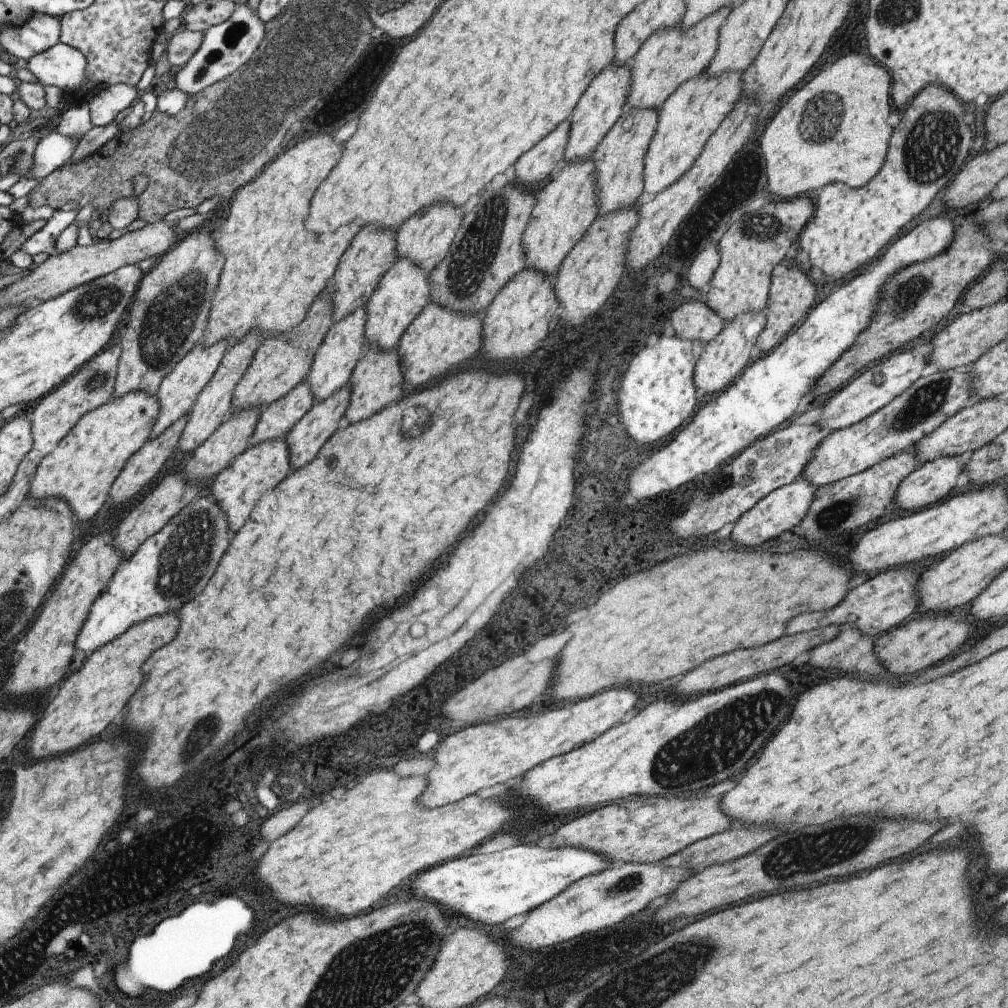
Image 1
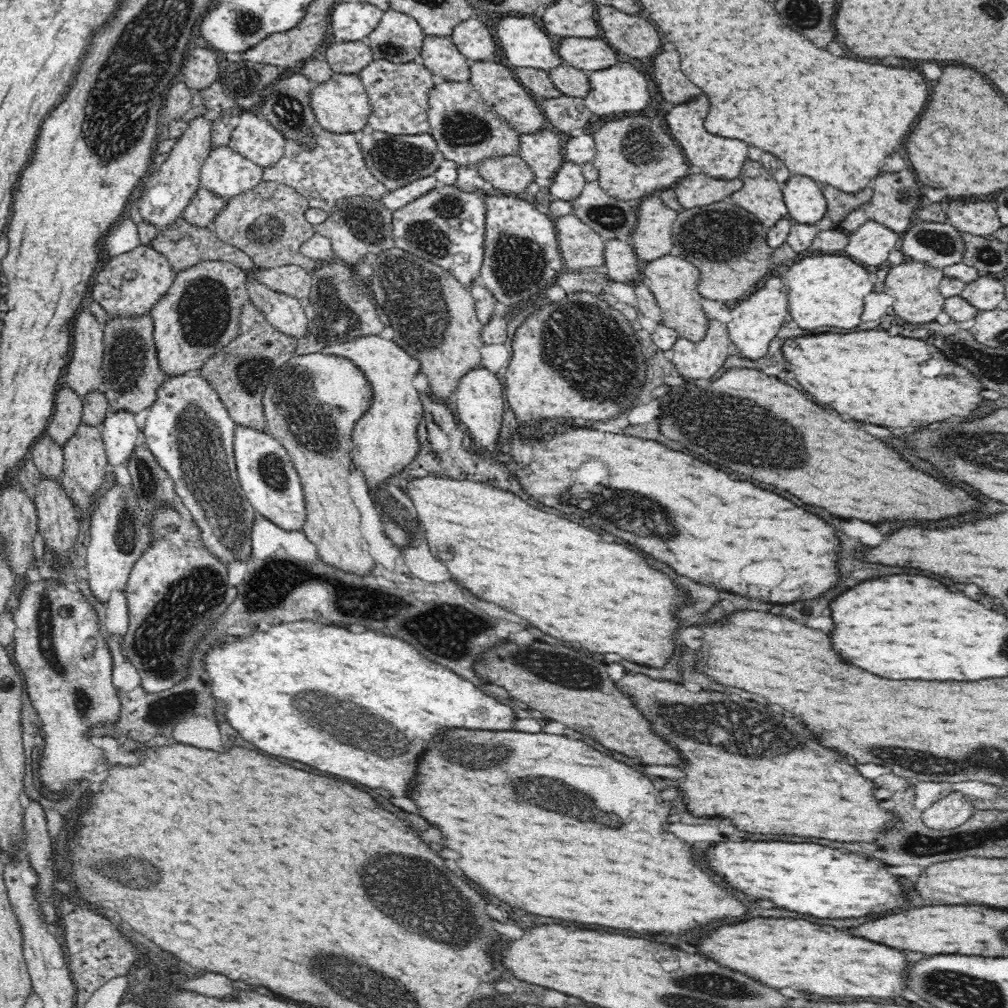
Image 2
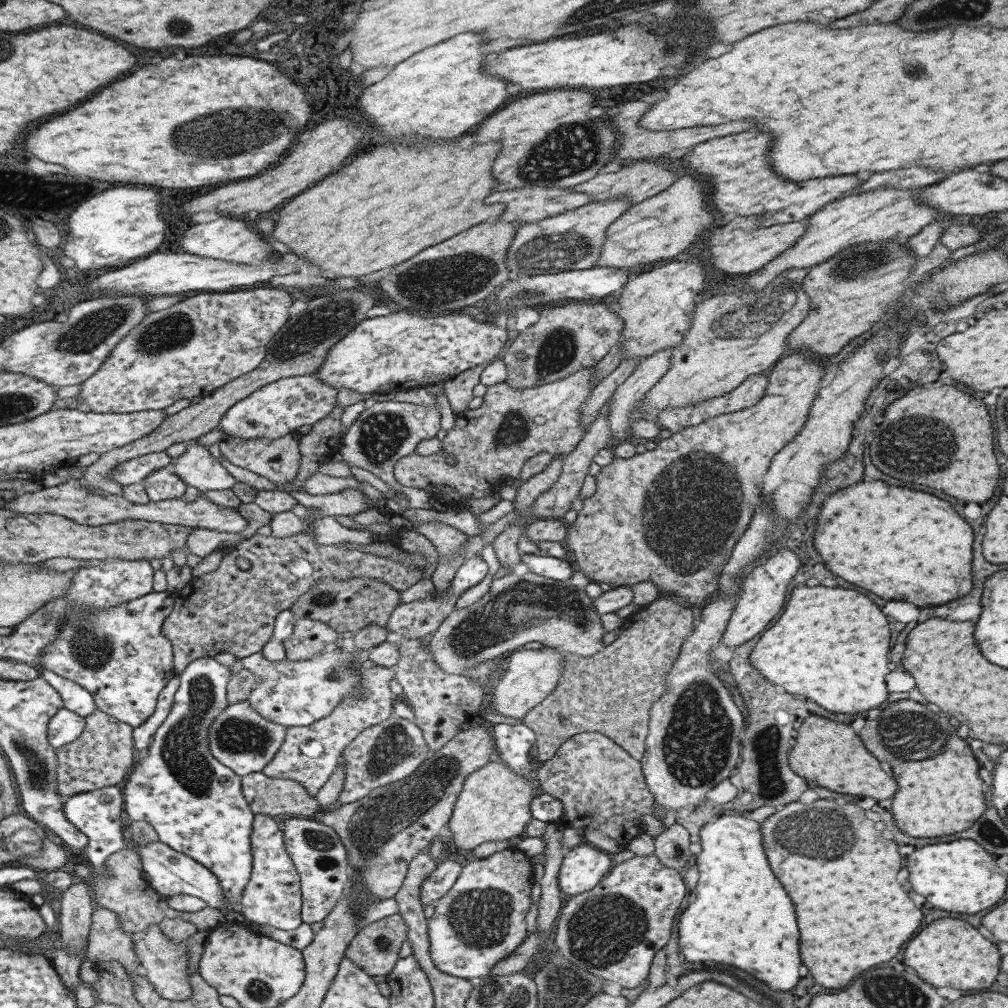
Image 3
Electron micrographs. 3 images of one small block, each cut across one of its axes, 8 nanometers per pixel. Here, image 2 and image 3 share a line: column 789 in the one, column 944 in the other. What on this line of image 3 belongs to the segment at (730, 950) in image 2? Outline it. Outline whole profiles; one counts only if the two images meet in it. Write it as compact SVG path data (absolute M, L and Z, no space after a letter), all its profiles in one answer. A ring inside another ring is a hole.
M939 918L939 920L933 920L923 930L919 930L917 936L913 936L907 942L903 956L905 956L903 962L909 968L913 968L921 980L929 982L935 988L949 986L949 988L957 988L957 990L979 990L979 988L991 986L993 980L995 980L995 976L997 976L997 972L999 972L999 954L997 954L995 944L991 940L983 938L965 920L955 920L955 918Z

